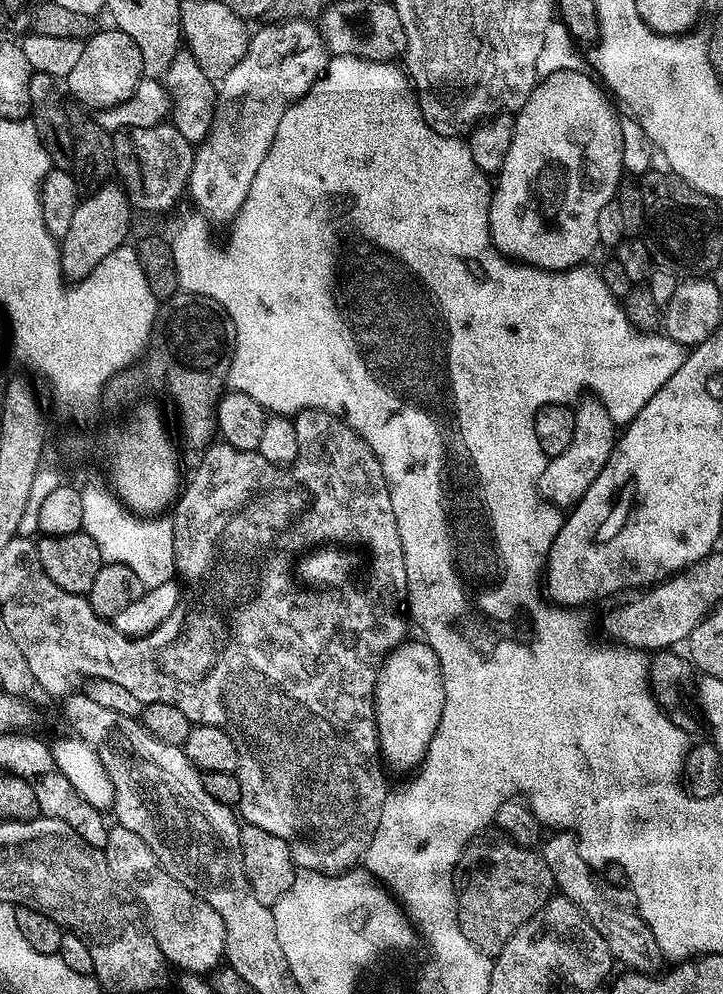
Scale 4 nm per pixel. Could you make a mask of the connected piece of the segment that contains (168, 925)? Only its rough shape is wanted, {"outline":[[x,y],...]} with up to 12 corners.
{"outline":[[134,830],[102,855],[138,901],[169,965],[208,974],[226,926]]}

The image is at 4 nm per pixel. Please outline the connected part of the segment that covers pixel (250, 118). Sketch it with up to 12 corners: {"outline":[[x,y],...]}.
{"outline":[[288,18],[217,83],[222,152],[270,148],[329,63],[311,21]]}

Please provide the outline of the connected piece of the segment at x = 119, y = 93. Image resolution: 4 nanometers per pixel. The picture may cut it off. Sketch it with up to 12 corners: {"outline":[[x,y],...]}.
{"outline":[[121,28],[84,41],[66,88],[88,110],[113,108],[145,79]]}

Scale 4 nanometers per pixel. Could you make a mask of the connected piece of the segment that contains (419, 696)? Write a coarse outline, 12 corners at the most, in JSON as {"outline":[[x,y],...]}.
{"outline":[[429,644],[390,652],[376,683],[381,751],[423,764],[442,722],[444,679]]}

